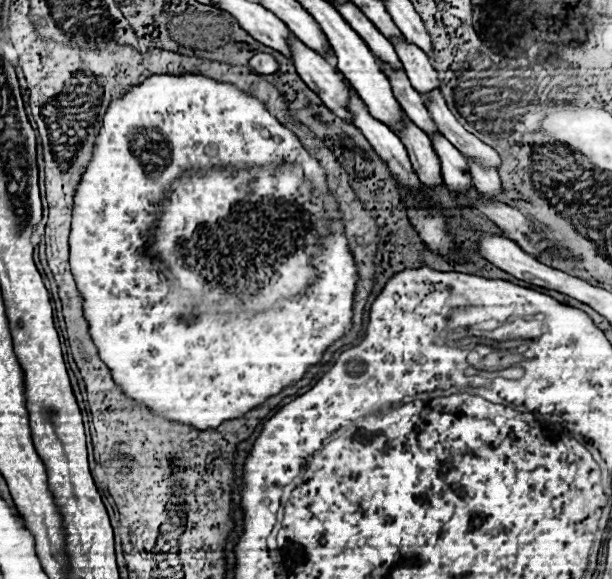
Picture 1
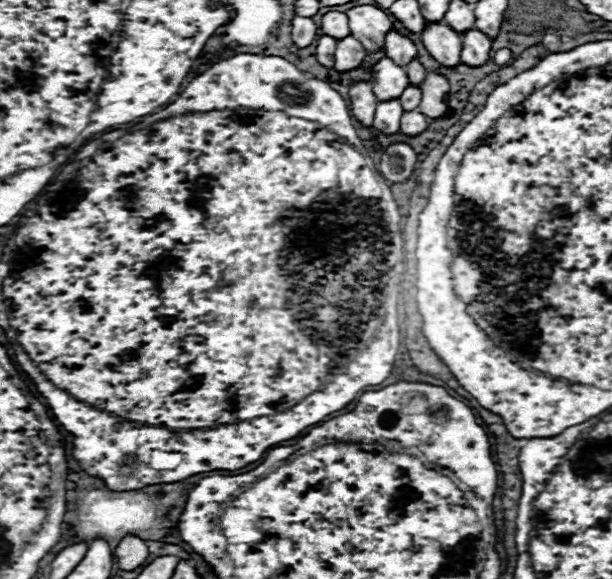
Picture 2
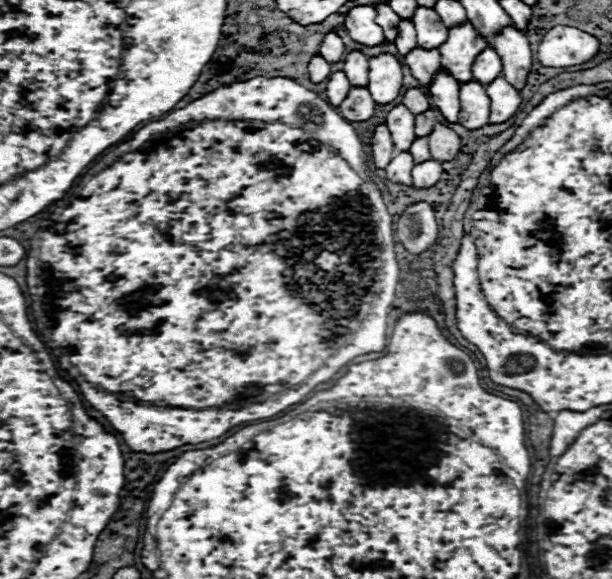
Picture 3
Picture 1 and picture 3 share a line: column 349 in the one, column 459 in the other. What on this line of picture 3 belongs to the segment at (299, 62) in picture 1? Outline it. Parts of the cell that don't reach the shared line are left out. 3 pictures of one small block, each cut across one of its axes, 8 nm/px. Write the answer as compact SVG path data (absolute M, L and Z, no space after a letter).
M470 80L460 84L460 114L458 122L466 128L478 128L488 122L490 114L490 98L480 82Z

